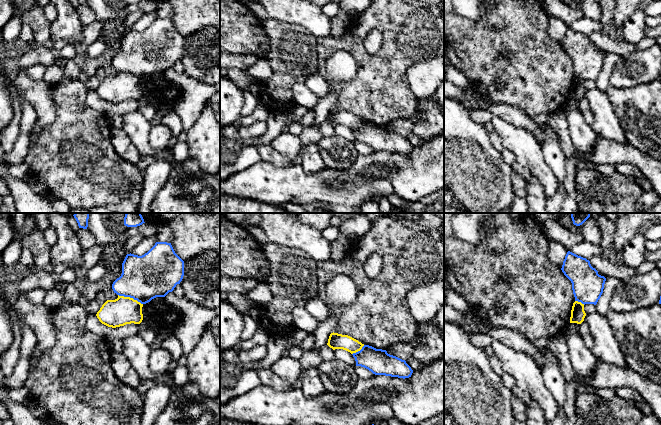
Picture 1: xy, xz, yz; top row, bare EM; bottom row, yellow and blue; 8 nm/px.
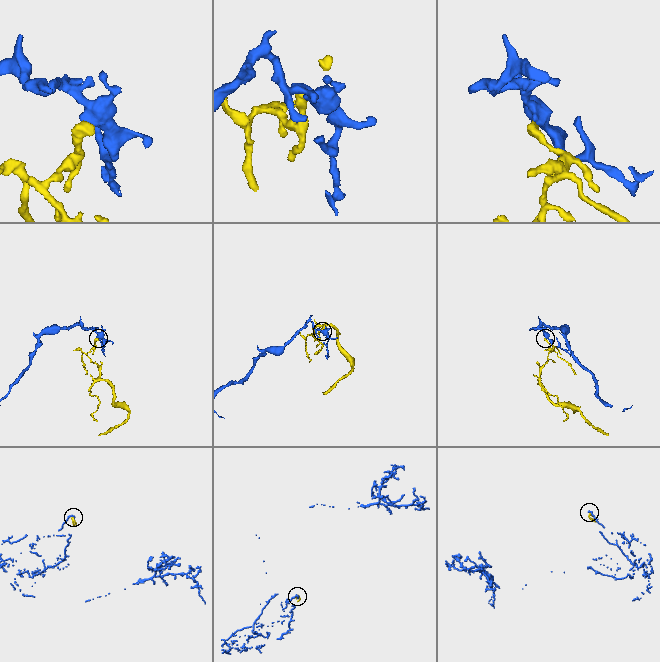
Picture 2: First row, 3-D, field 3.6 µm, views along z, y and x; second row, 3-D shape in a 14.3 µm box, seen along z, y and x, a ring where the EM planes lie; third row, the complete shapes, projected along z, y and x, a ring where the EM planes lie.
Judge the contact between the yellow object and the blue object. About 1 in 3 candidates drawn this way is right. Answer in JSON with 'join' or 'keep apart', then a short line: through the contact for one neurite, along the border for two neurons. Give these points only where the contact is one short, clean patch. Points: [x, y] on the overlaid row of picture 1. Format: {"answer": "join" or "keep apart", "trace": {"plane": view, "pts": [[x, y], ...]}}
{"answer": "keep apart", "trace": {"plane": "xy", "pts": [[118, 294], [124, 297], [132, 297], [142, 304]]}}

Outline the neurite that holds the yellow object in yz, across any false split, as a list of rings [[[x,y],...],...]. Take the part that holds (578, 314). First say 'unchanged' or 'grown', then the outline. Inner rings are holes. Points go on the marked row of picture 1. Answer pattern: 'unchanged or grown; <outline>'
unchanged; [[[575,301],[571,310],[570,323],[581,324],[584,321],[586,313],[584,311],[584,304]]]

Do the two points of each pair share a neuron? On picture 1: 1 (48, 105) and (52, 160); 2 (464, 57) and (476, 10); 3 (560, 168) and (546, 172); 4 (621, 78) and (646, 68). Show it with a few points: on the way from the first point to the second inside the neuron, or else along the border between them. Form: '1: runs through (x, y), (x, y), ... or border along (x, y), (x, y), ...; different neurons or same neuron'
1: border along (54, 100), (55, 119), (39, 128); different neurons
2: border along (455, 10), (459, 14), (477, 21), (485, 19); different neurons
3: border along (540, 149), (557, 178), (555, 193); different neurons
4: runs through (627, 73), (635, 68), (640, 68); same neuron

